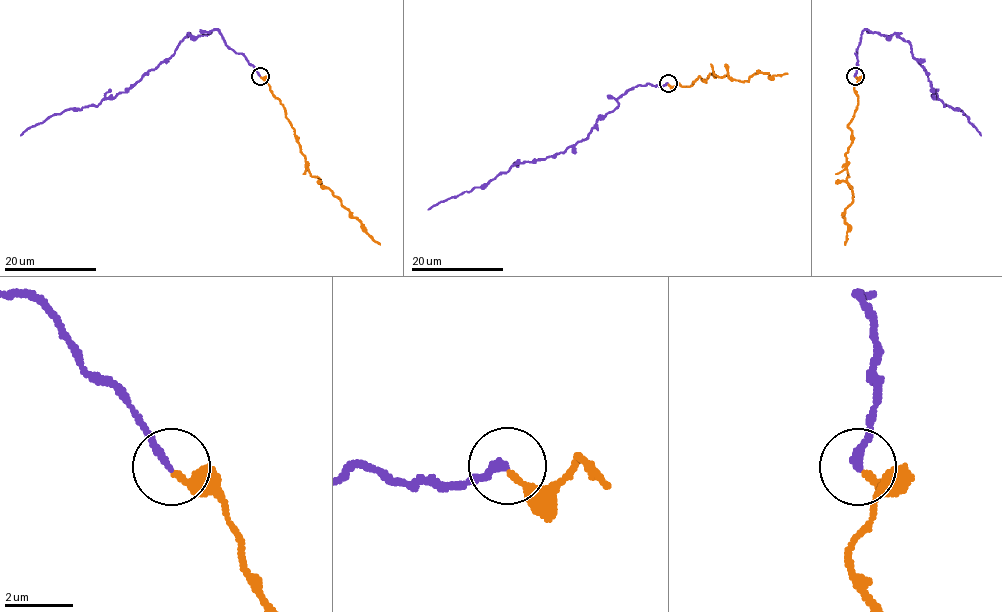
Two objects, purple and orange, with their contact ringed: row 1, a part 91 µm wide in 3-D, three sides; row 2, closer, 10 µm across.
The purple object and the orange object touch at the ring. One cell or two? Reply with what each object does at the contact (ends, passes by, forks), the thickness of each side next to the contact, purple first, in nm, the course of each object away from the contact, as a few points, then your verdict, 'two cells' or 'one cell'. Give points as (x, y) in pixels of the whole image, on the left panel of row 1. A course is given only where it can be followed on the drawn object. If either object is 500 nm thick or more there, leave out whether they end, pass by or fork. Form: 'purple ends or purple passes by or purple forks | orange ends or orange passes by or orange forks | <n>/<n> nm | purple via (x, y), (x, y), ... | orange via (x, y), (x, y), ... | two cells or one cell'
purple ends | orange ends | 220/200 nm | purple via (260, 76), (216, 30), (195, 37), (189, 33), (169, 58), (125, 92), (97, 106), (53, 114), (20, 136) | orange via (260, 77), (267, 82), (270, 92), (283, 106), (309, 174), (320, 179), (379, 245) | one cell

